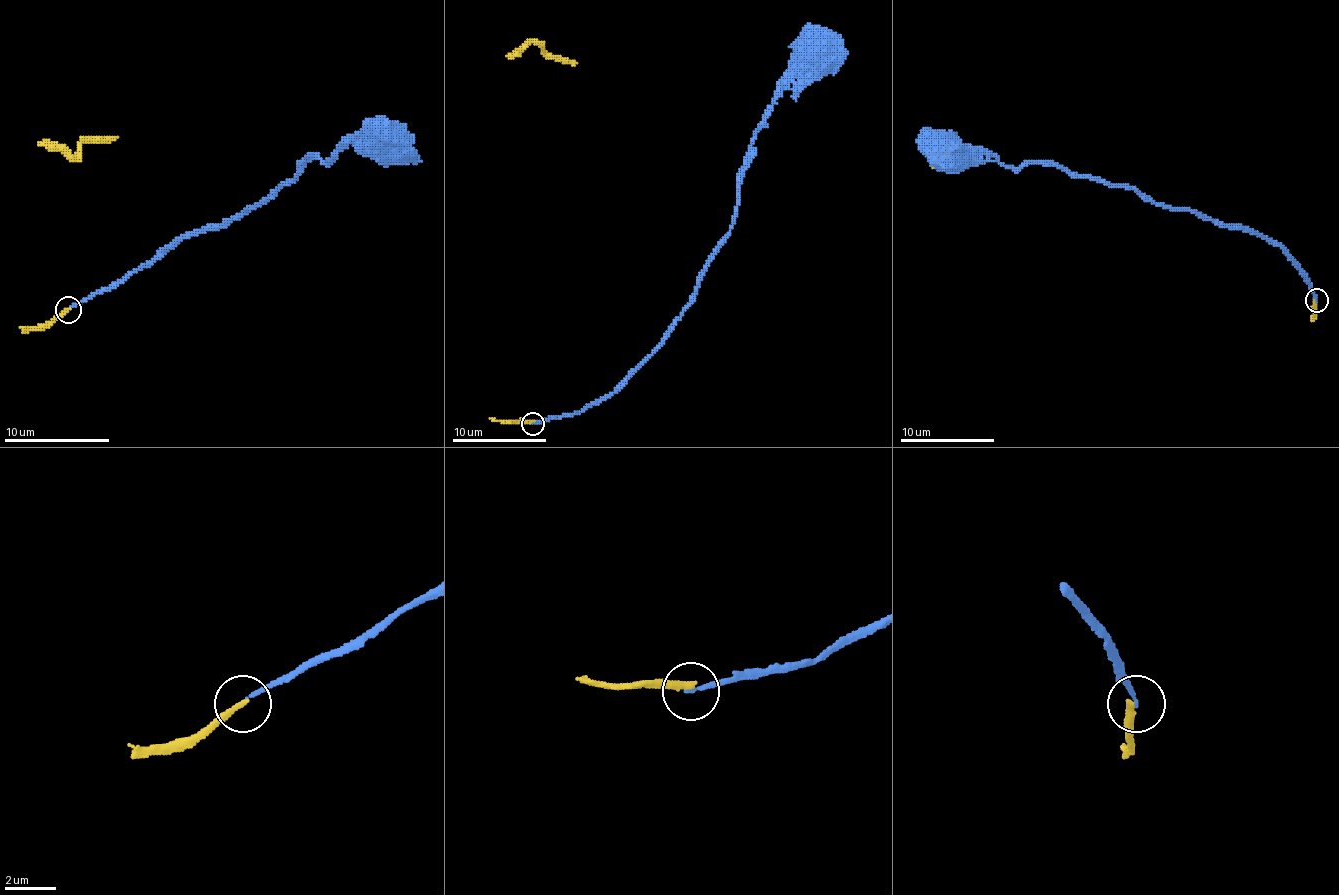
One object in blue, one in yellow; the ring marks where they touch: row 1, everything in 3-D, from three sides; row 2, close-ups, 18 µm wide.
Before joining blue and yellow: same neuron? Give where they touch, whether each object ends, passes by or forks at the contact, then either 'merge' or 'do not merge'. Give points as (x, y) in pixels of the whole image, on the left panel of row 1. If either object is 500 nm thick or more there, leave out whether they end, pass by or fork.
place (68, 309); blue ends; yellow ends; merge

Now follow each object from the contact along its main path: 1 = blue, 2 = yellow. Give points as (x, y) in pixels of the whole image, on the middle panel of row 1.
1: (532, 423), (605, 399), (657, 348), (730, 230), (753, 131), (791, 68), (810, 49), (814, 54)
2: (532, 423), (572, 65), (549, 56), (537, 42), (506, 56)

